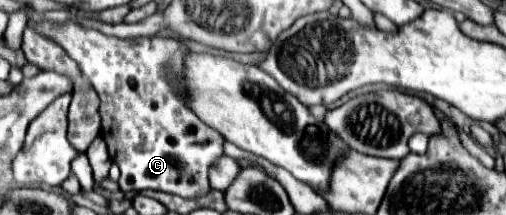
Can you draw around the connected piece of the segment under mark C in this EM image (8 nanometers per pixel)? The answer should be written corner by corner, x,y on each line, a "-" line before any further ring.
40,18
28,26
62,46
98,92
102,118
100,136
108,148
116,150
114,162
118,160
118,184
122,192
152,188
184,198
210,192
208,166
222,156
224,138
182,104
184,86
178,80
170,80
170,74
184,70
182,60
188,52
184,44
160,36
122,40
94,28
84,28
74,20
56,24

